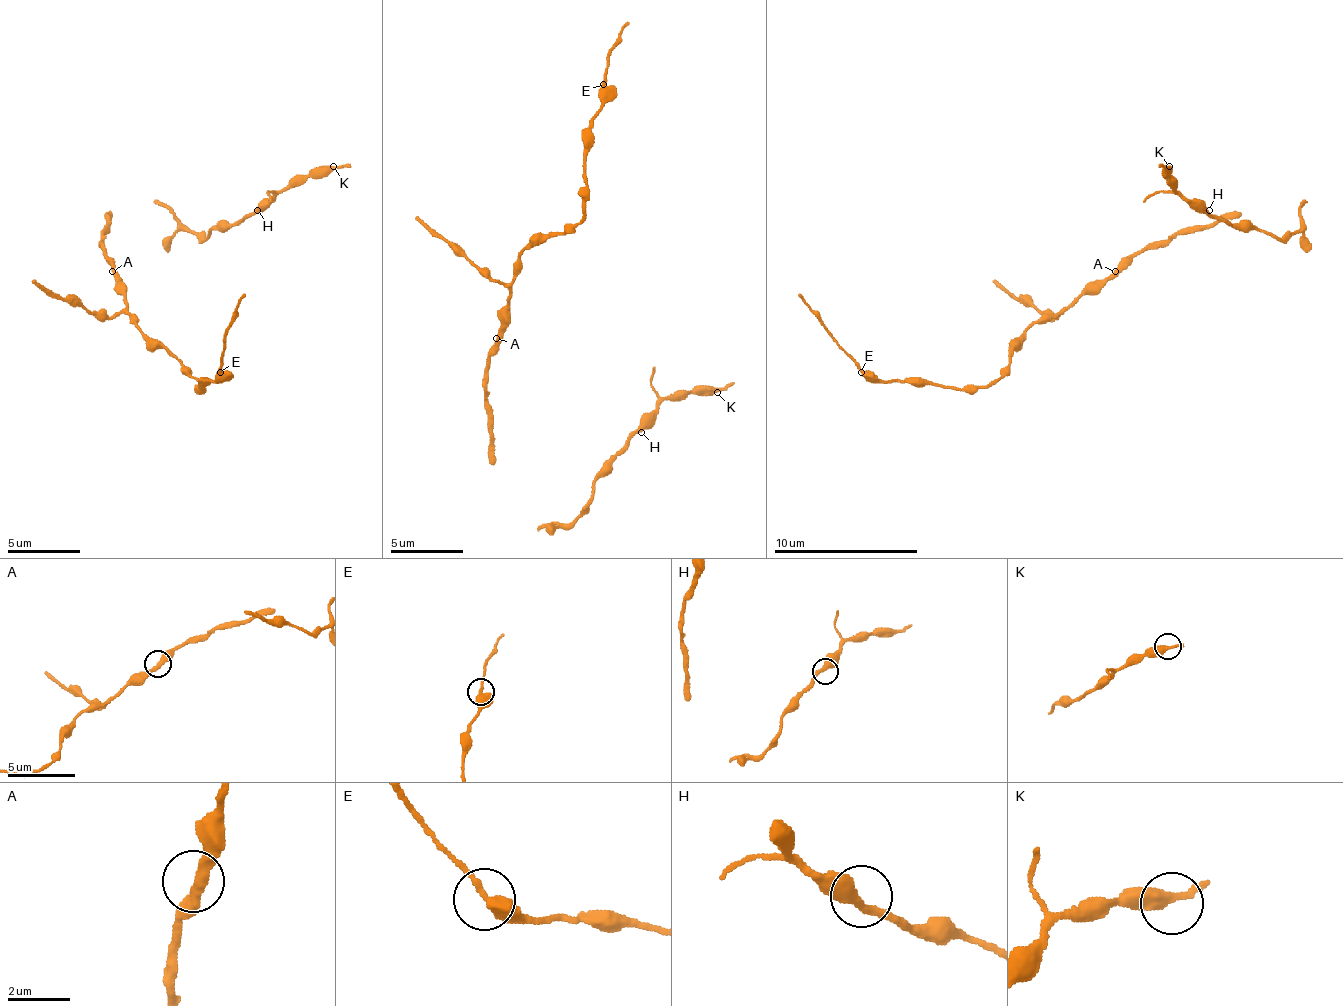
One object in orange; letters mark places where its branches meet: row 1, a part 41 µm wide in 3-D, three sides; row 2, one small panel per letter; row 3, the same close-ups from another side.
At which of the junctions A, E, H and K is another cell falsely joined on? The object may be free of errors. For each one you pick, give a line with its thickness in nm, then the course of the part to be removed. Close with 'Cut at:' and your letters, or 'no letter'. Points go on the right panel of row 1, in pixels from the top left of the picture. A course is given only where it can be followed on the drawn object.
E: 400 nm thick; foreign part runs (861, 373), (800, 293)
Cut at: E

